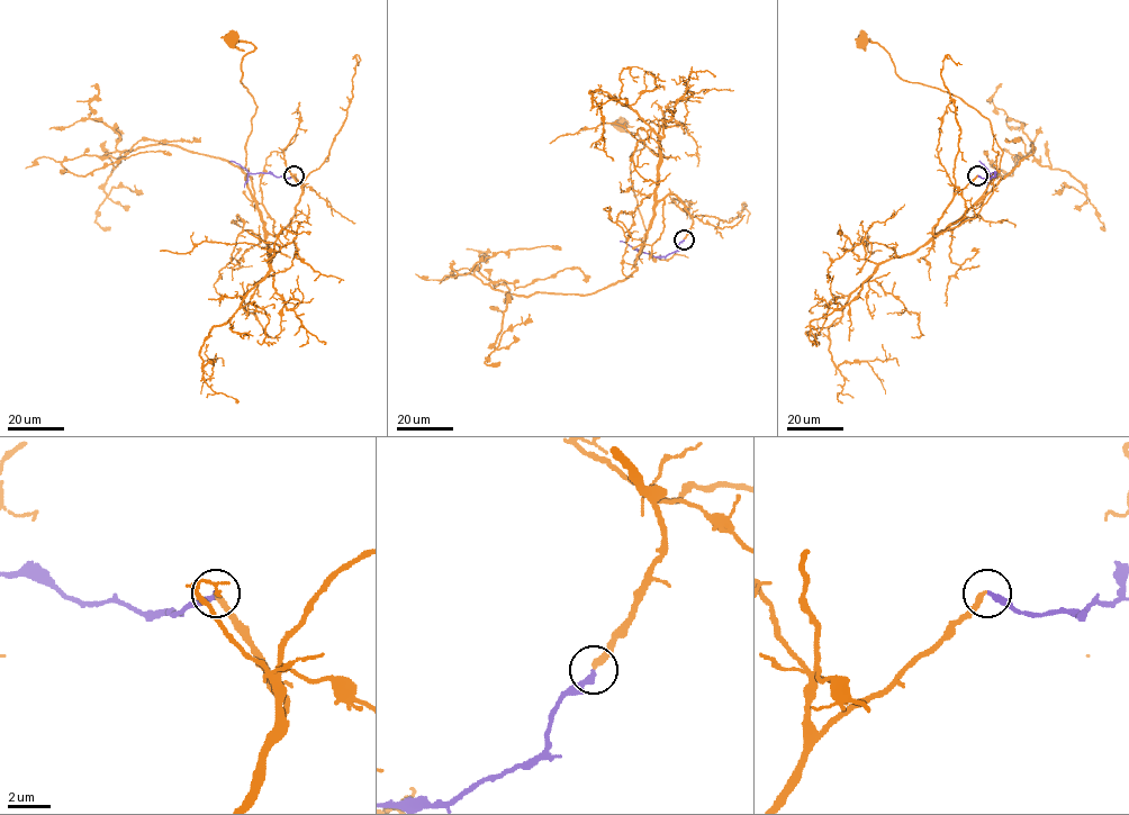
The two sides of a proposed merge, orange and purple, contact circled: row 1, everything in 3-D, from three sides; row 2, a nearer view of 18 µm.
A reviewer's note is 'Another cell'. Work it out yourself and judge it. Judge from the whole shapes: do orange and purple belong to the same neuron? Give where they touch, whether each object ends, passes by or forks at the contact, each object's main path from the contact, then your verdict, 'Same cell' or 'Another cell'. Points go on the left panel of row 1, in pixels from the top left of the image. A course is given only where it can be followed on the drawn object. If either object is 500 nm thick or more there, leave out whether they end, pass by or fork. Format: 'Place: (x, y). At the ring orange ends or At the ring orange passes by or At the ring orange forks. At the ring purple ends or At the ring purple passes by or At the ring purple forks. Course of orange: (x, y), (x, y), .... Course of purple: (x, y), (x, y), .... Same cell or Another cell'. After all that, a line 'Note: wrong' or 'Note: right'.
Place: (294, 175). At the ring orange ends. At the ring purple ends. Course of orange: (295, 175), (296, 211), (271, 235), (245, 168), (256, 106), (241, 64), (254, 46), (229, 38). Course of purple: (295, 175), (249, 173), (229, 161). Another cell
Note: right

